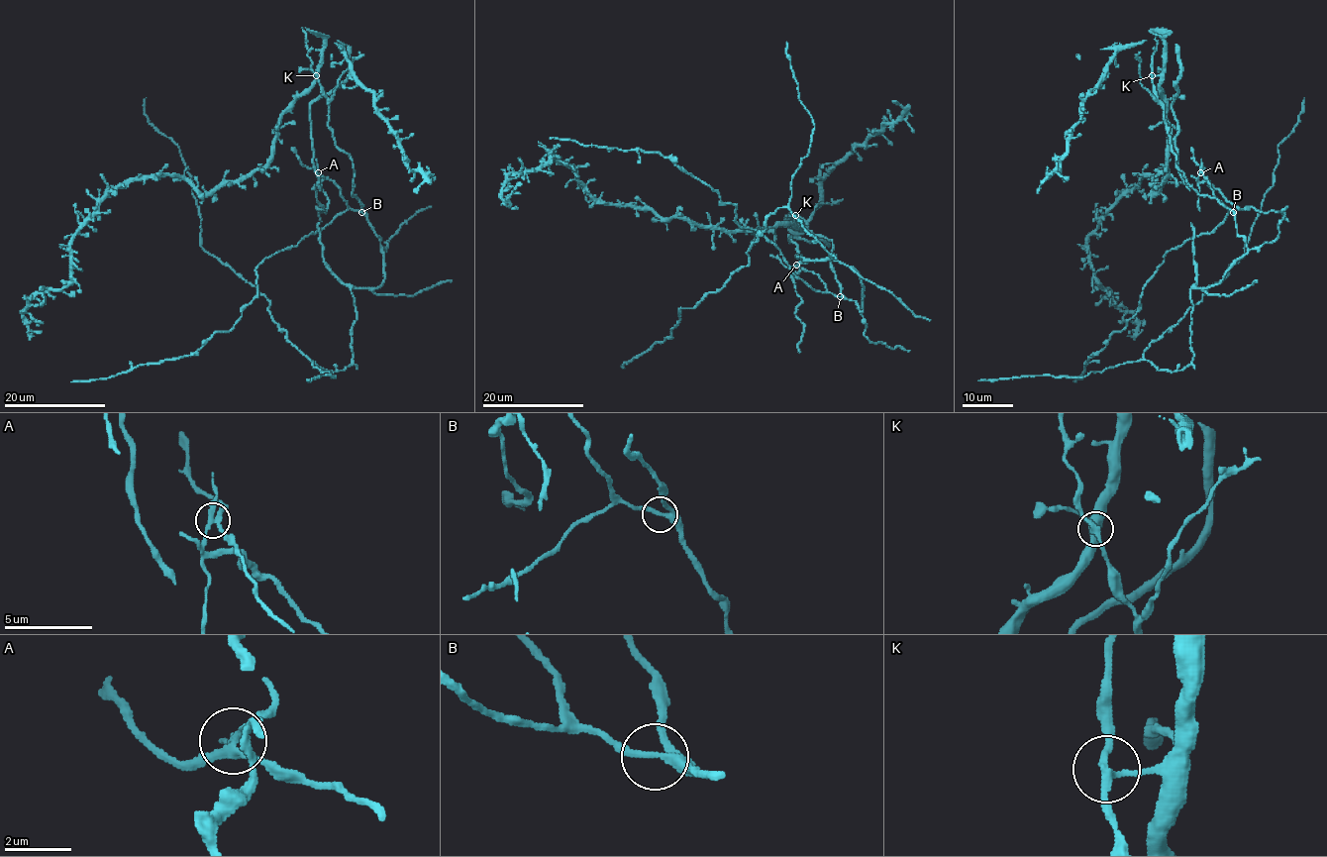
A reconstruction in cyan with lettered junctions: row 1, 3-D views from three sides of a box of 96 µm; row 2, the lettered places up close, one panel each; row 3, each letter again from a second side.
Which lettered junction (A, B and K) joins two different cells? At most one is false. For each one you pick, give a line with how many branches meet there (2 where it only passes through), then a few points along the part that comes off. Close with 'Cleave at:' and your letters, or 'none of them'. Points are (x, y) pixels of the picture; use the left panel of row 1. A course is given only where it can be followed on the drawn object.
A: 4 branches meet; foreign part runs (318, 172), (321, 181), (315, 188), (315, 197), (323, 206), (317, 207), (324, 212), (321, 211), (321, 221)
Cleave at: A

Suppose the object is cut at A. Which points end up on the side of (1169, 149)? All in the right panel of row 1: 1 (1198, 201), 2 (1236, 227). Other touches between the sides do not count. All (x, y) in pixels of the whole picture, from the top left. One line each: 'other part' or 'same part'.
1: other part
2: same part

